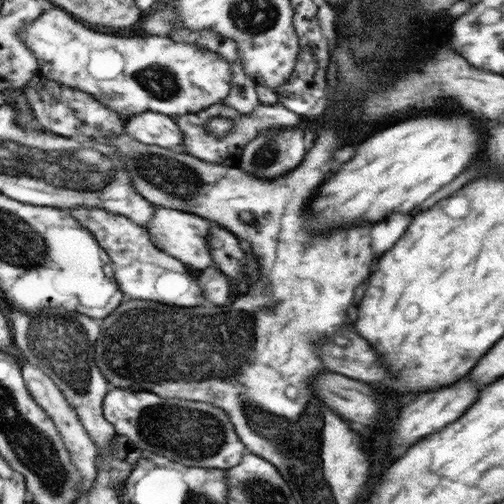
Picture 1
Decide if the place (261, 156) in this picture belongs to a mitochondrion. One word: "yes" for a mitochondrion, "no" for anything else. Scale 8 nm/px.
yes

